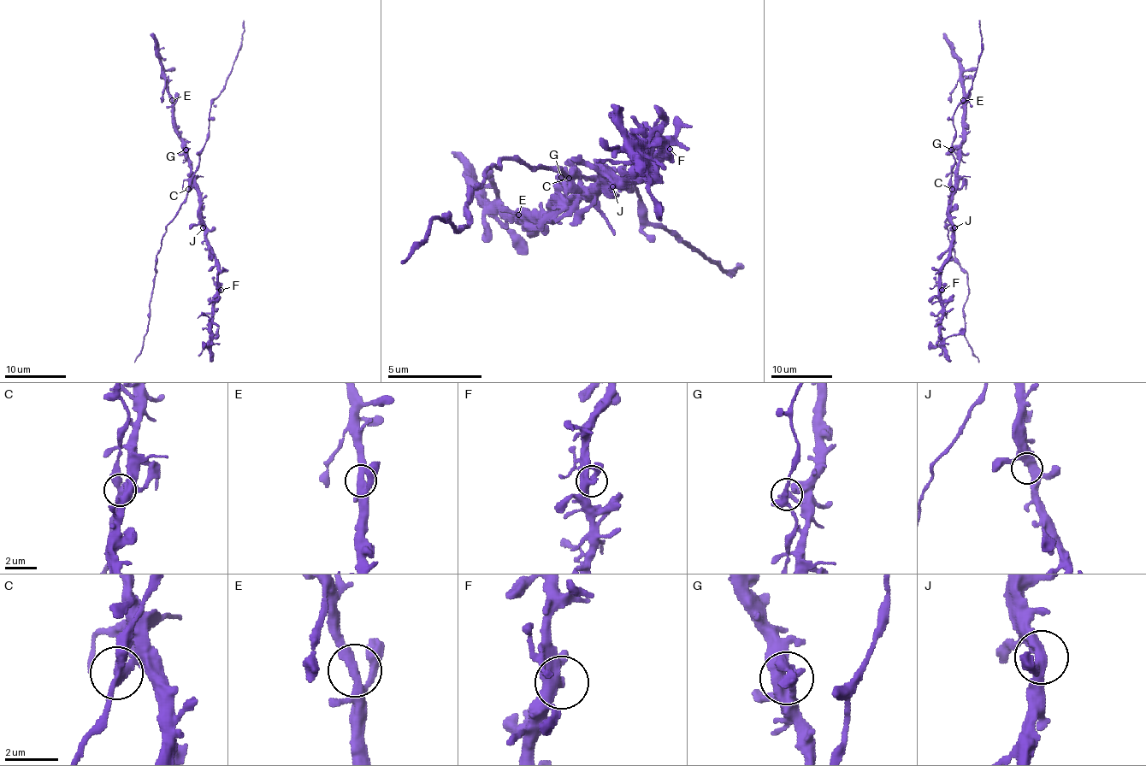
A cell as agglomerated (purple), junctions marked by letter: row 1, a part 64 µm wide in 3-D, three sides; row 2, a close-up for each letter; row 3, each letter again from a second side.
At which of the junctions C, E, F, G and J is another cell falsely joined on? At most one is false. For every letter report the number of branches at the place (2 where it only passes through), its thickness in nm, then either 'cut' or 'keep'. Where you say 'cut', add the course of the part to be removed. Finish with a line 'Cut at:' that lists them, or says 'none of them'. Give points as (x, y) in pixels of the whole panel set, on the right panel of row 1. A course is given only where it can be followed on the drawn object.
C: branches 3; calibre 360 nm; keep
E: branches 3; calibre 340 nm; keep
F: branches 3; calibre 380 nm; keep
G: branches 2; calibre 380 nm; keep
J: branches 3; calibre 380 nm; keep
Cut at: none of them

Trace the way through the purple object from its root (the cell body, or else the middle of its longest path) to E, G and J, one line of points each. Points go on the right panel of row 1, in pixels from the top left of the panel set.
E: (949, 191), (951, 177), (959, 162), (960, 142), (963, 139), (963, 100)
G: (949, 191), (957, 184), (959, 170), (959, 157), (951, 150)
J: (949, 191), (956, 186), (949, 212), (949, 223), (954, 227)

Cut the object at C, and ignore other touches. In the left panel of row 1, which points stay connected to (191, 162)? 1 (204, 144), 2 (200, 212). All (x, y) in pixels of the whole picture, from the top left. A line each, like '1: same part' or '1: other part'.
1: other part
2: same part

